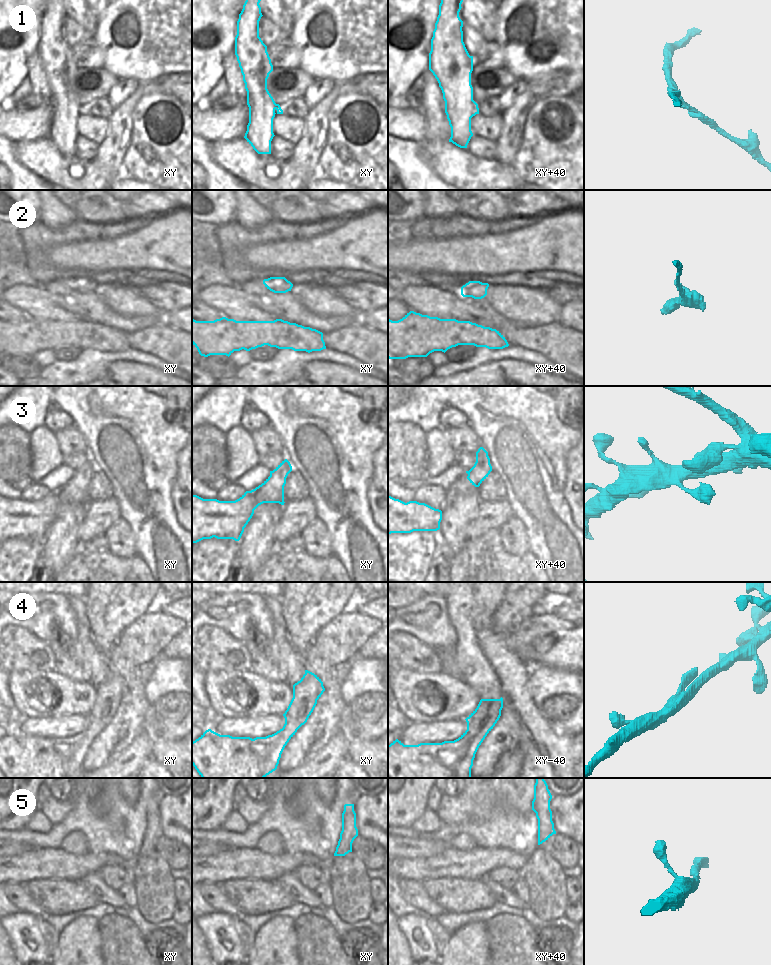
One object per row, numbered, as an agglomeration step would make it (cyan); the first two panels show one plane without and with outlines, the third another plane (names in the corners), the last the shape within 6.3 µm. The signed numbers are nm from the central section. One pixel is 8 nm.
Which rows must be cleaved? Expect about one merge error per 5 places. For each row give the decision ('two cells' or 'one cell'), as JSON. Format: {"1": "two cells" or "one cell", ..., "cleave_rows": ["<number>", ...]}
{"1": "two cells", "2": "one cell", "3": "one cell", "4": "one cell", "5": "one cell", "cleave_rows": ["1"]}

